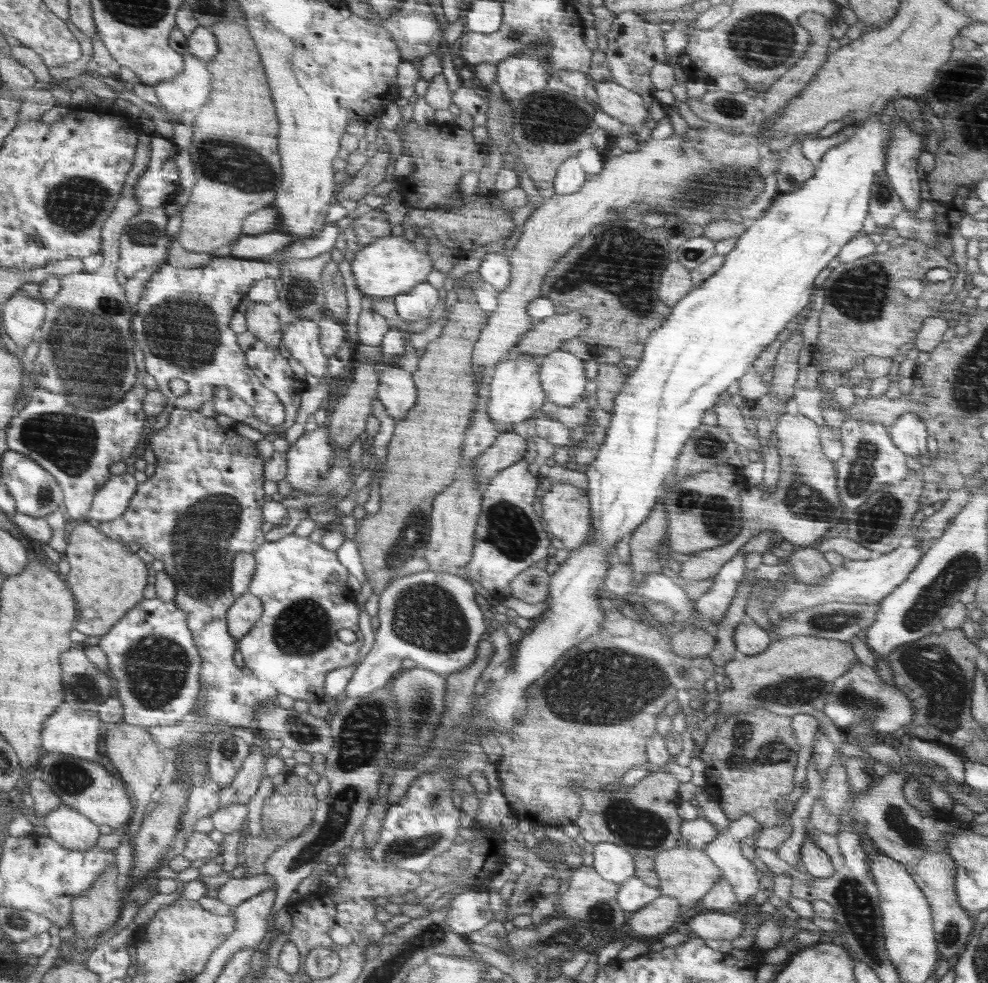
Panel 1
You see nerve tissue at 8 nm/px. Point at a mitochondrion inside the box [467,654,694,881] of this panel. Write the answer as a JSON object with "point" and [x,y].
{"point":[640,828]}

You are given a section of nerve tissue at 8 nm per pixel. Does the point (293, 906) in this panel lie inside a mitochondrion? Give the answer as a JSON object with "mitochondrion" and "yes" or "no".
{"mitochondrion":"no"}

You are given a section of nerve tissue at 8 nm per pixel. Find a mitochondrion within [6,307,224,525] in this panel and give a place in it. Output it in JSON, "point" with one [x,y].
{"point":[68,441]}

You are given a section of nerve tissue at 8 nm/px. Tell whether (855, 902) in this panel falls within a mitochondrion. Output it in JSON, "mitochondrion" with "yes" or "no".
{"mitochondrion":"yes"}

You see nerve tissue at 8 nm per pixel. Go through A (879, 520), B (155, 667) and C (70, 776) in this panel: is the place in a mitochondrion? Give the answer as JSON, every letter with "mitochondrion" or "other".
{"A":"mitochondrion","B":"mitochondrion","C":"mitochondrion"}

